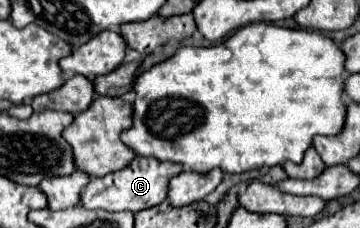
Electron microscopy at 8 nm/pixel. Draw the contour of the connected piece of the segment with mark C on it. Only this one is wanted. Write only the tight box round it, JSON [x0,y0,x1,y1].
[80,157,182,211]

